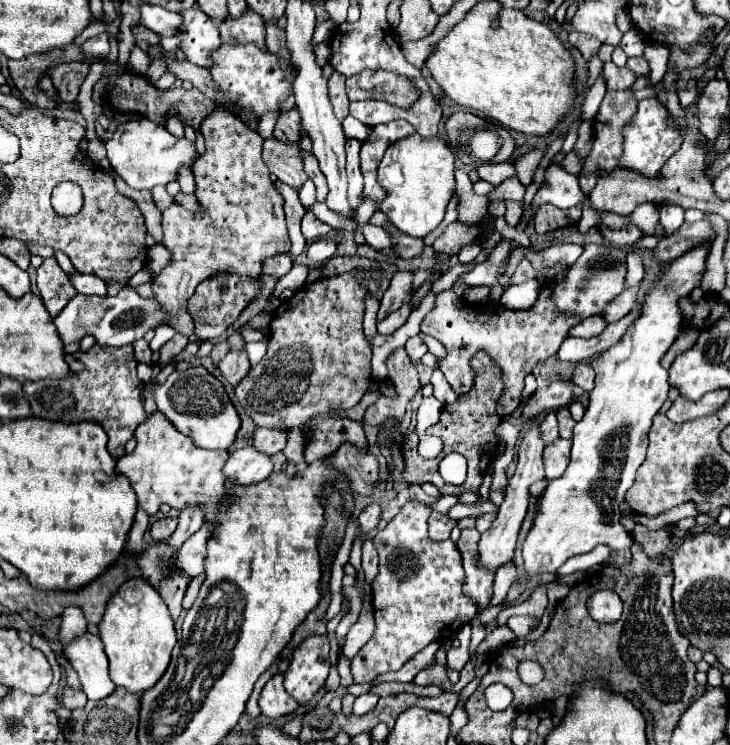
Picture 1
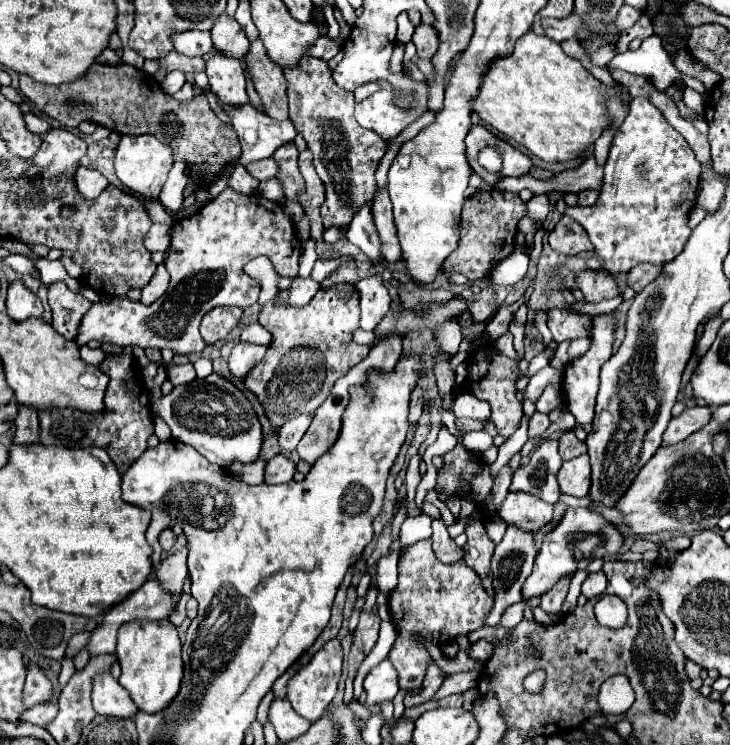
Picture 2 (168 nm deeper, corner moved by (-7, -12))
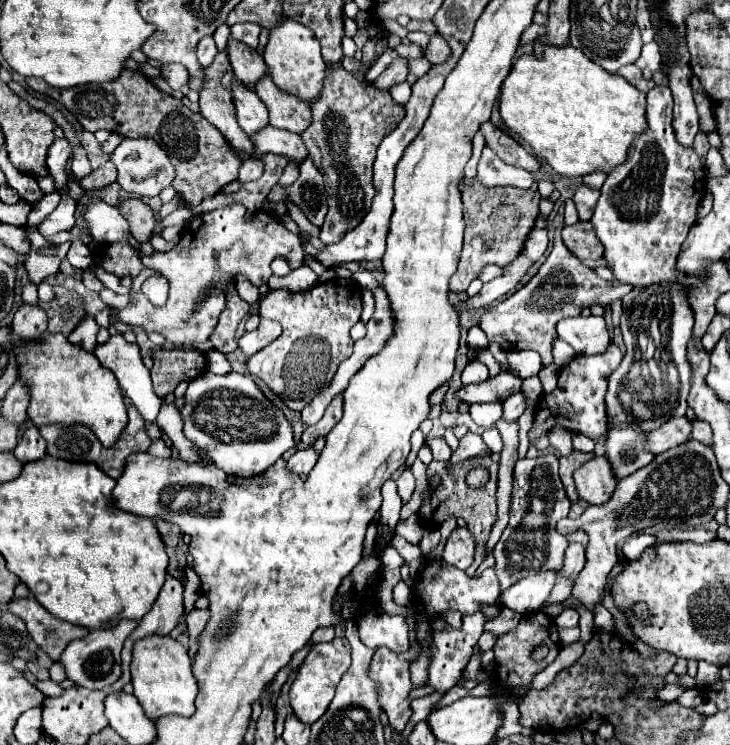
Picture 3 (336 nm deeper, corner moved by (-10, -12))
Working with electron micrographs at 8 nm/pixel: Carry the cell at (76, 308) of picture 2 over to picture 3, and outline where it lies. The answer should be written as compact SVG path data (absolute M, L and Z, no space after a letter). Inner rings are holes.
M86 316L80 322L80 326L70 334L68 340L72 344L76 344L76 346L80 346L80 348L84 348L88 352L92 352L98 346L98 342L96 342L96 334L98 332L94 332L94 324L96 324L96 320L92 320L92 316Z

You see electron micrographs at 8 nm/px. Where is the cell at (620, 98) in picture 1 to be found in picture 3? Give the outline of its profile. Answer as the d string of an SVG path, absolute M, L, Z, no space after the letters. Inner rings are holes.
M580 186L574 194L574 204L576 204L576 210L578 210L578 216L580 220L590 220L592 214L594 214L594 206L598 202L598 196L600 192L598 190L592 190L588 186Z

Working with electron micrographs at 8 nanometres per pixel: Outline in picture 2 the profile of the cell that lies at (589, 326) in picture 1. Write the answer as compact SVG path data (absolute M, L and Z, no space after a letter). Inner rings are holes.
M587 338L587 340L573 340L571 346L569 346L569 360L581 358L589 350L589 346L591 346L591 338Z

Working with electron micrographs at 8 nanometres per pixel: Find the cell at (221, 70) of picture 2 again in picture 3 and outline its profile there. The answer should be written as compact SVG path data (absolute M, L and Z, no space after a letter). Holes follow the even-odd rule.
M238 82L232 84L232 92L234 92L238 124L242 126L242 130L252 136L258 130L266 128L268 126L268 110L266 110L264 102L258 98L258 94Z

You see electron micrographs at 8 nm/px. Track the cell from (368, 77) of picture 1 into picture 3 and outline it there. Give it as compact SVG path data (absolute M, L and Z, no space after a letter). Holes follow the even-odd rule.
M398 56L398 58L374 80L374 86L380 88L380 90L388 90L390 86L404 82L406 76L408 76L408 58Z

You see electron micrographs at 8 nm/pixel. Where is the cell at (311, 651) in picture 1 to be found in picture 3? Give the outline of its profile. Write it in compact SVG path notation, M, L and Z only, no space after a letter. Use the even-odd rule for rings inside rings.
M334 638L330 642L314 644L308 652L304 664L298 668L296 680L290 686L290 706L294 710L294 716L304 724L314 724L322 712L326 712L326 704L334 698L334 688L338 686L338 680L350 666L350 644L346 638Z

